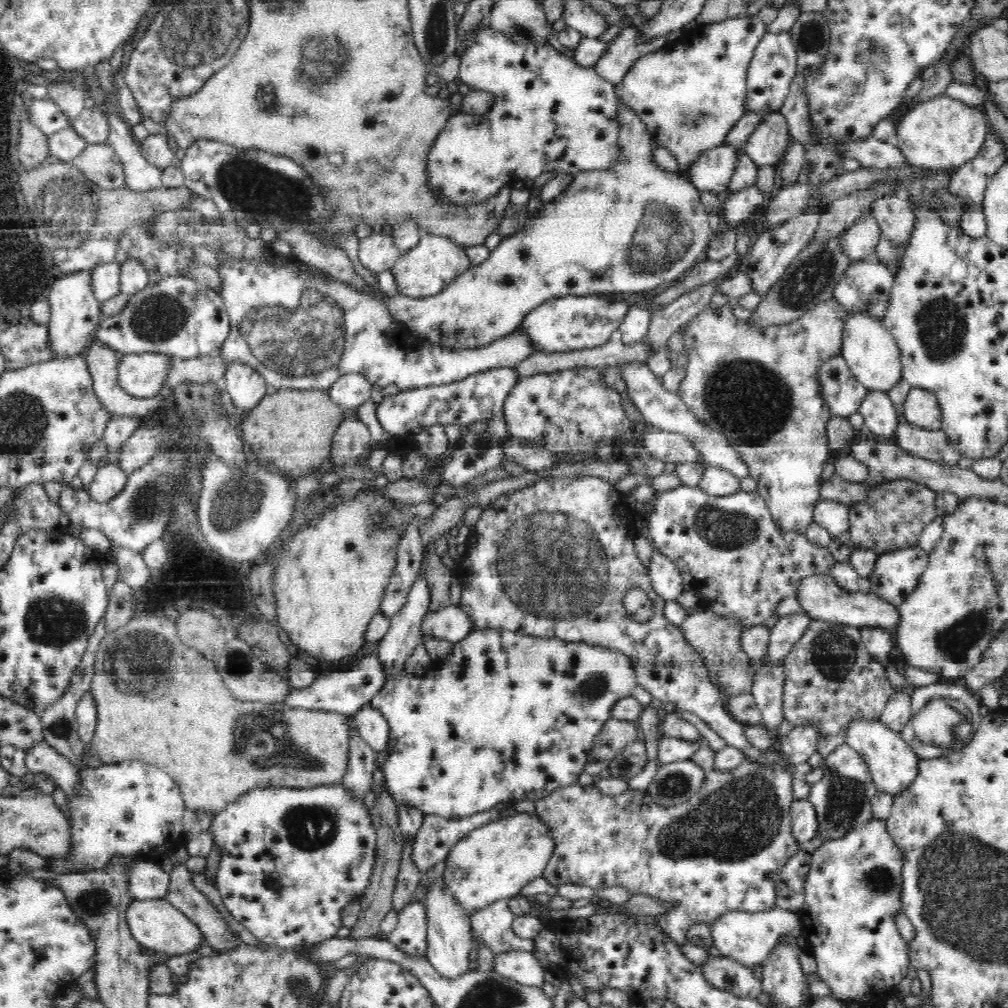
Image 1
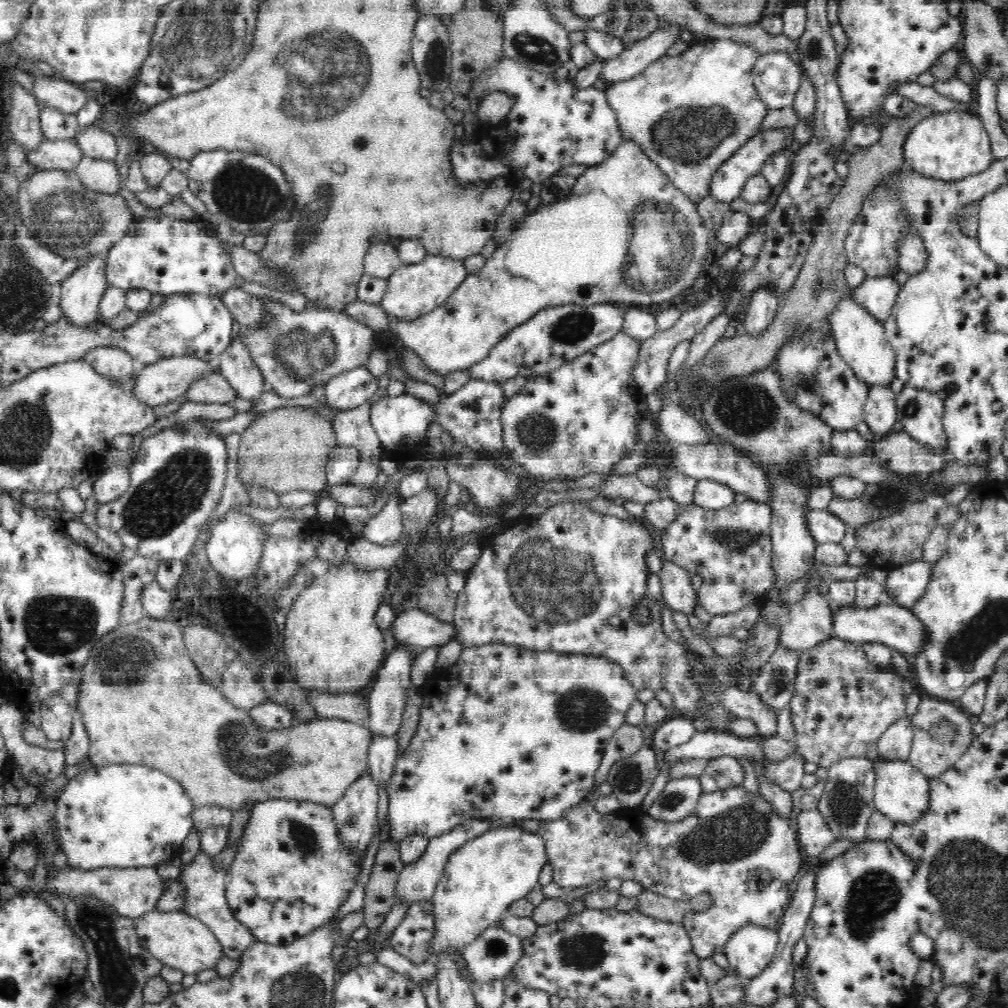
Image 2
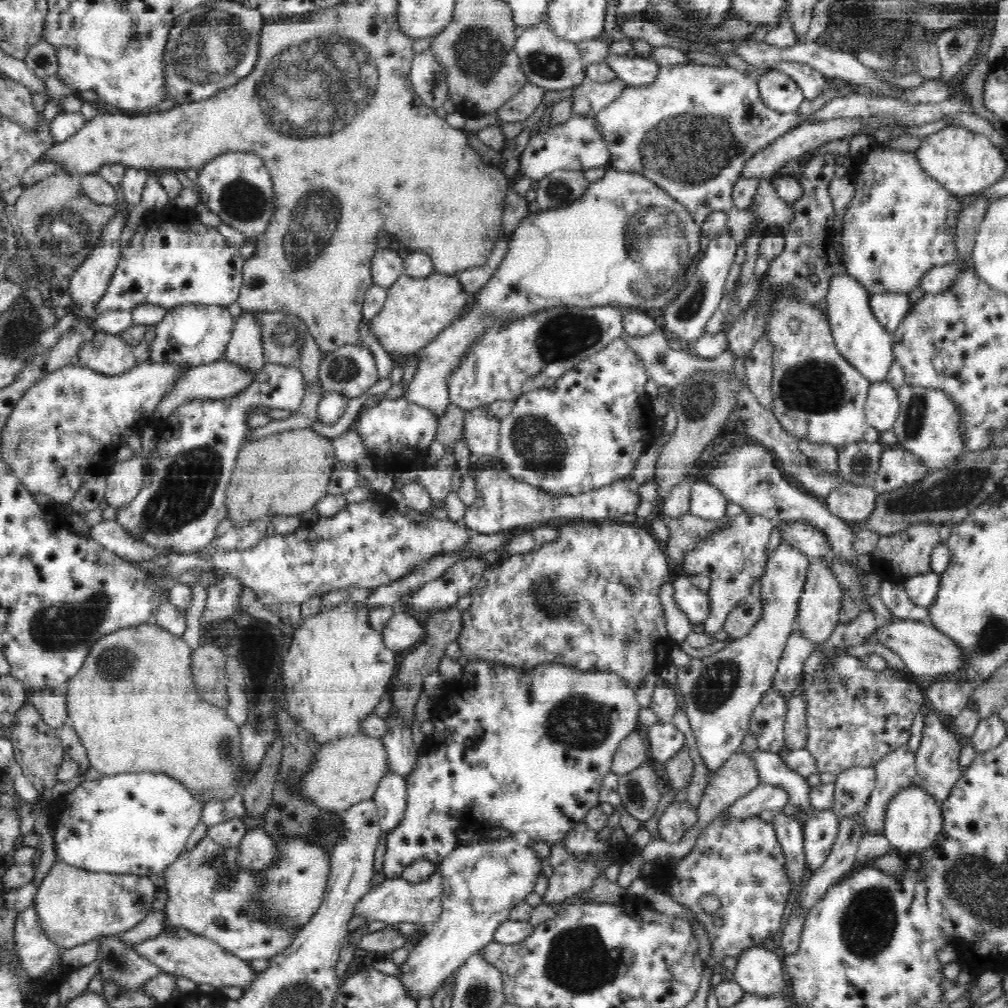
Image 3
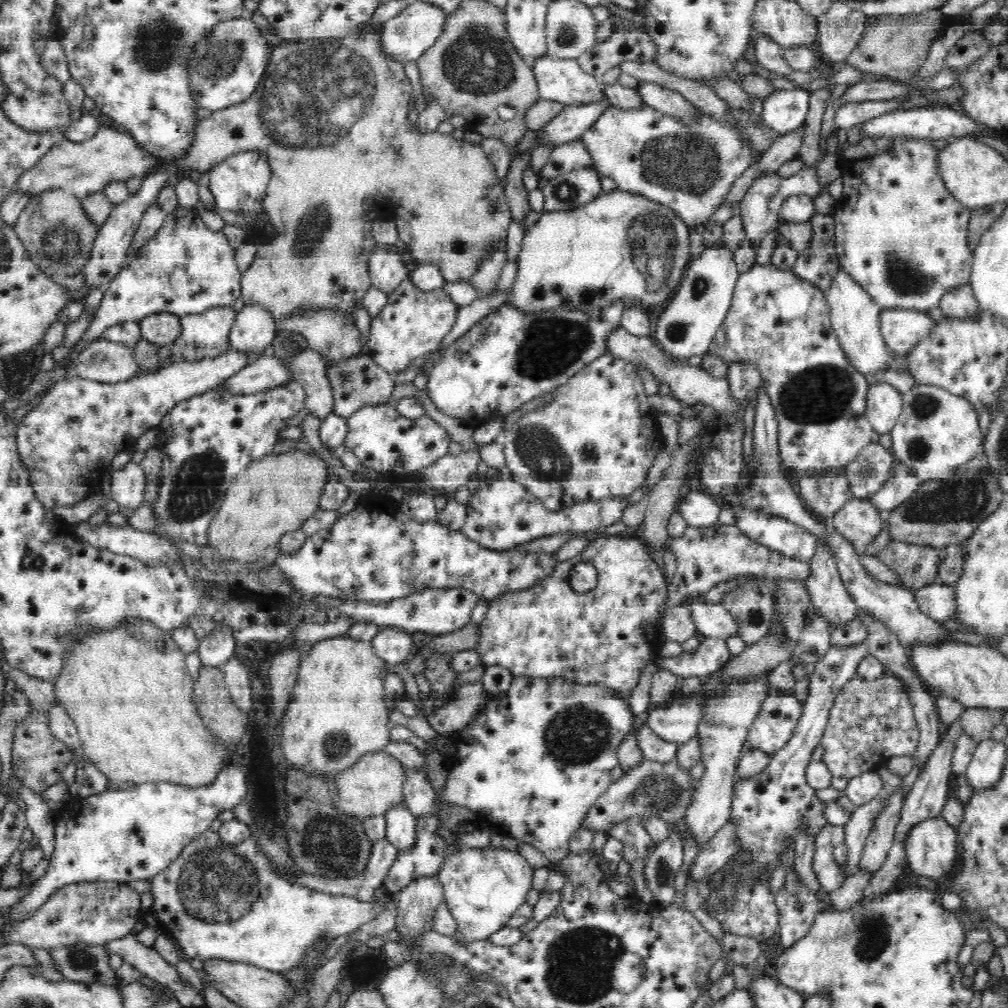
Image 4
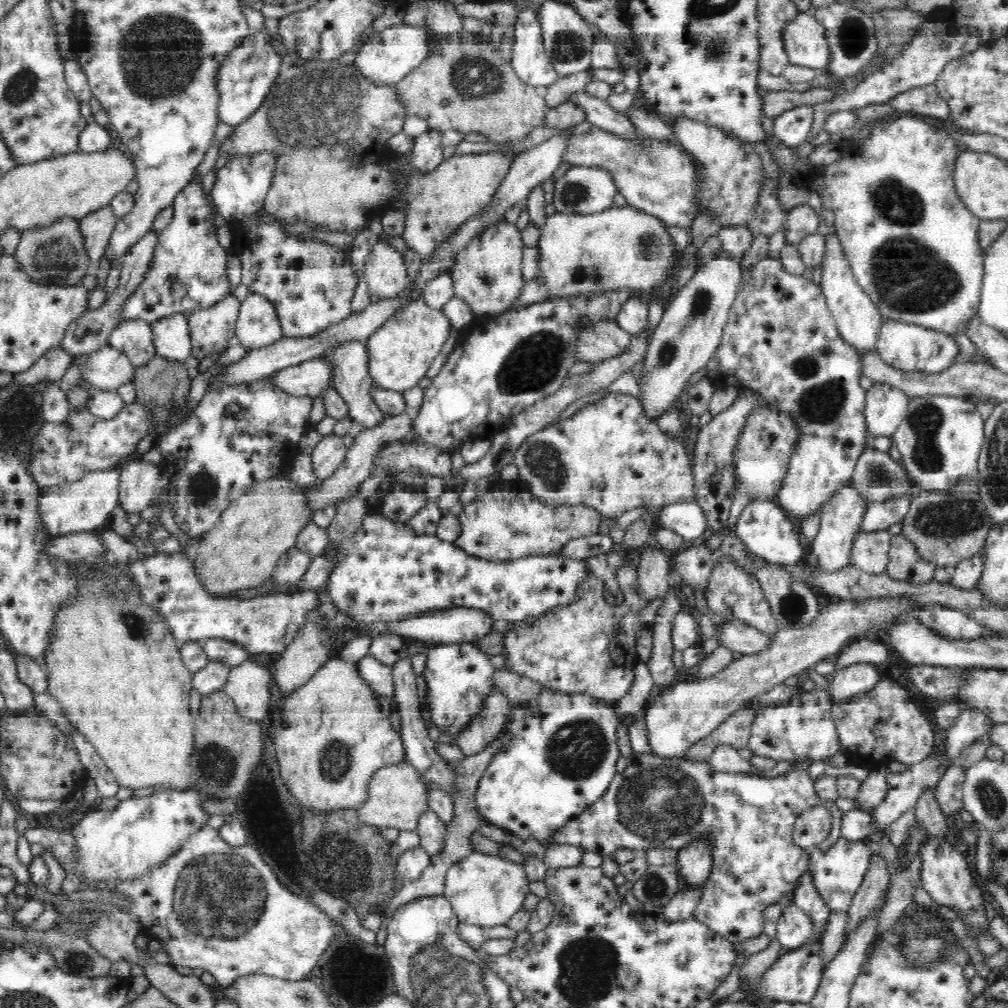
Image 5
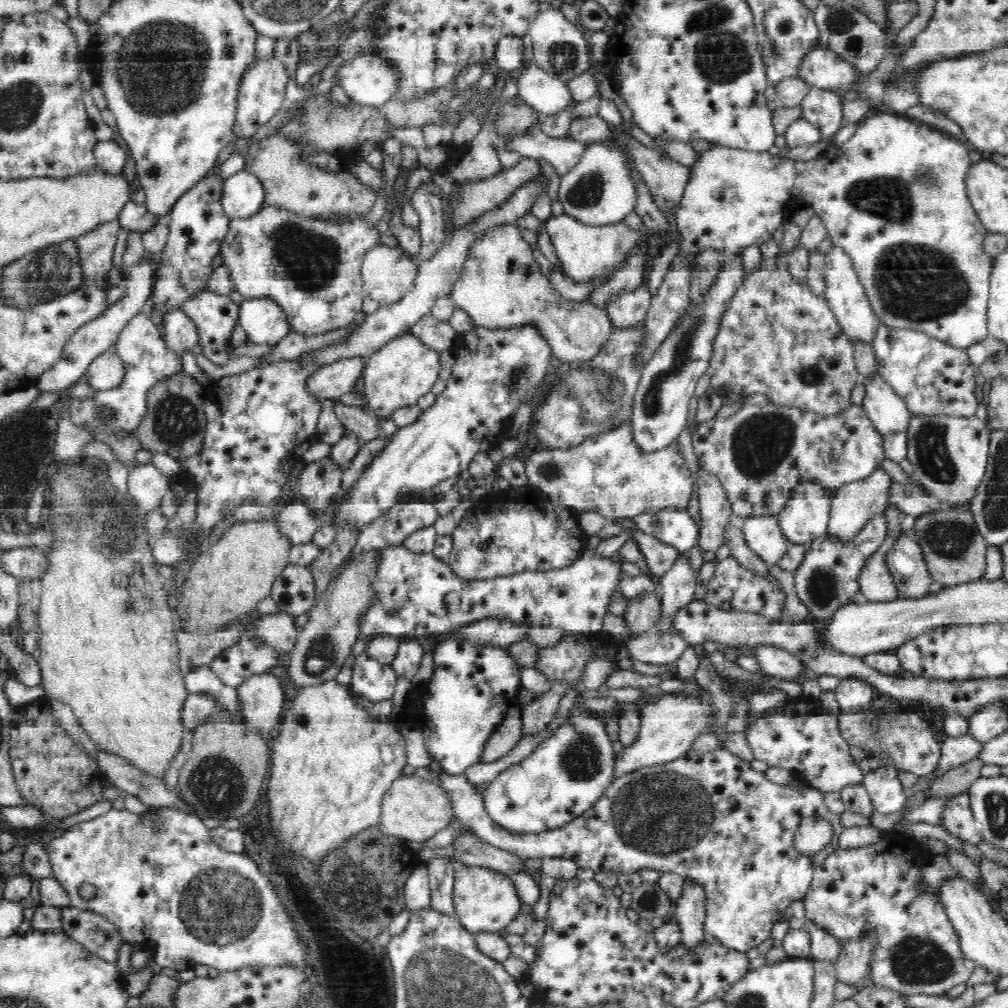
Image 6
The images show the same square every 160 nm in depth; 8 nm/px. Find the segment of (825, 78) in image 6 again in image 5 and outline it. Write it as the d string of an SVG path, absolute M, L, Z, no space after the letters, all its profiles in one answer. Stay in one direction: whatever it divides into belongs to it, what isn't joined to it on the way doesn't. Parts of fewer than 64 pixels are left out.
M802 11L796 22L786 26L784 43L789 62L801 68L830 66L831 50L825 30L811 11Z

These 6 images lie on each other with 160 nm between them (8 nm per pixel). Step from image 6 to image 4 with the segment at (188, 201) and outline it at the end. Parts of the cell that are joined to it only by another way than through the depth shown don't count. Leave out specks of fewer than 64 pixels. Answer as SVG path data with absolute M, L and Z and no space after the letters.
M176 207L166 215L158 232L138 251L133 260L126 261L114 280L104 289L105 295L96 314L82 335L78 346L70 352L70 361L112 326L124 322L140 322L152 314L170 313L178 316L200 314L217 307L233 307L241 296L241 274L235 259L235 248L222 230L210 230L198 213L190 207Z

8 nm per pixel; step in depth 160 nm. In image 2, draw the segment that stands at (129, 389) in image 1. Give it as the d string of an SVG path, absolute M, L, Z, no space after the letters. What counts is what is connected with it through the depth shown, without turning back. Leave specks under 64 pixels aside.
M195 357L162 358L160 362L142 365L140 370L134 370L133 395L148 406L160 406L176 400L180 395L188 392L189 386L210 371L218 371L216 362L204 361Z

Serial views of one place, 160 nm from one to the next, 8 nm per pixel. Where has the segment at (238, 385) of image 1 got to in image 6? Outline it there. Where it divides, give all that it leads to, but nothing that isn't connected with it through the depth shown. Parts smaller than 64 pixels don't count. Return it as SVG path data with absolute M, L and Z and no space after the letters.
M244 299L239 306L239 322L256 345L274 346L292 330L282 307L271 299Z

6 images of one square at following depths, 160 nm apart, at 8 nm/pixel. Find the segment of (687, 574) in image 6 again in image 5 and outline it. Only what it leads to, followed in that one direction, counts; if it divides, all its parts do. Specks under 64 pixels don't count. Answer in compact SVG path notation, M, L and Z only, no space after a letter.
M670 588L664 594L664 604L658 610L652 626L653 651L647 662L657 690L668 687L676 676L676 666L672 661L672 652L675 648L671 639L671 624L675 614L682 611L681 608L680 599L674 593L674 589Z

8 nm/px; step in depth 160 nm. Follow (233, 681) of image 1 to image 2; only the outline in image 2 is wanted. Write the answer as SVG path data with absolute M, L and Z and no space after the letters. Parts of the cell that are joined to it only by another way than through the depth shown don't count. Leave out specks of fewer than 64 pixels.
M250 680L250 682L220 682L218 688L224 693L225 700L232 704L233 708L249 711L251 708L265 703L268 698L262 682Z

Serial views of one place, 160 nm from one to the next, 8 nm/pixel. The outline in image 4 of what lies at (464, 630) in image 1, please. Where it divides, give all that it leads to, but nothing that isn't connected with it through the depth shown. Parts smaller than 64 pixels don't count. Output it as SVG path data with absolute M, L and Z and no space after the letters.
M382 627L371 640L373 652L390 665L406 662L414 642L412 634L398 627Z

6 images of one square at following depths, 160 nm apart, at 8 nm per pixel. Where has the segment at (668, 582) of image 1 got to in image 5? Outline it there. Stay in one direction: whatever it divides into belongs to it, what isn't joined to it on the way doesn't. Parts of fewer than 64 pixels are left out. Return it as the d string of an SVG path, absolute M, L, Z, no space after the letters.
M724 621L716 629L719 646L743 654L762 654L772 646L770 634L760 632L756 627L740 622Z

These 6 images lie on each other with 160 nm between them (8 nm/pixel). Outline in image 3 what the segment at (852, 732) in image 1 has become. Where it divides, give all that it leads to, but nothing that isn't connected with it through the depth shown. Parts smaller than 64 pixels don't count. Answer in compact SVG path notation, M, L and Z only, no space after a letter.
M913 782L902 788L888 804L884 820L884 835L889 845L903 858L913 861L916 856L926 856L928 850L936 849L943 836L944 818L941 804L919 784Z

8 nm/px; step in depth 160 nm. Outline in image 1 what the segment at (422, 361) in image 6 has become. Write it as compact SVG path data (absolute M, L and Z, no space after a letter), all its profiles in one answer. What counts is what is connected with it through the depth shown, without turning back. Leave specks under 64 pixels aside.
M424 234L418 244L400 255L391 268L396 278L398 296L408 297L414 301L436 297L443 292L460 273L470 268L470 260L466 256L466 248L453 244L452 240L436 234Z

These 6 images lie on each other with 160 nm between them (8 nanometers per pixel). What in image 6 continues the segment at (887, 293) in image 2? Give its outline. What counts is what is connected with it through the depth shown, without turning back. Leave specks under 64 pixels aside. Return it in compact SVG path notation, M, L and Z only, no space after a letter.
M881 325L877 329L872 344L877 359L877 374L896 391L897 396L908 407L912 417L960 417L968 420L976 417L976 408L979 404L974 393L976 368L970 363L966 349L937 341L924 333L890 328L885 325Z

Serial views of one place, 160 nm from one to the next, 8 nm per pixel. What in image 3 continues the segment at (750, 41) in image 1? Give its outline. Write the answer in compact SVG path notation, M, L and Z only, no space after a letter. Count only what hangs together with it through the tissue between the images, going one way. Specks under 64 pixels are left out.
M685 63L683 65L659 66L654 82L648 86L627 86L608 106L602 107L595 114L596 128L601 140L609 152L608 168L615 172L637 174L645 180L652 181L657 188L664 189L677 204L688 209L692 220L702 226L712 212L728 212L734 208L732 188L742 177L744 166L754 158L756 153L767 148L781 134L799 127L802 123L817 123L830 119L846 119L868 117L883 114L897 124L903 126L922 126L941 118L953 117L960 111L974 113L972 106L958 99L945 100L939 103L906 103L902 99L887 96L865 95L860 92L845 97L829 100L820 110L806 118L800 118L797 113L781 113L766 106L760 98L758 82L760 74L756 67L749 66L740 72L730 65L710 66L708 64Z

